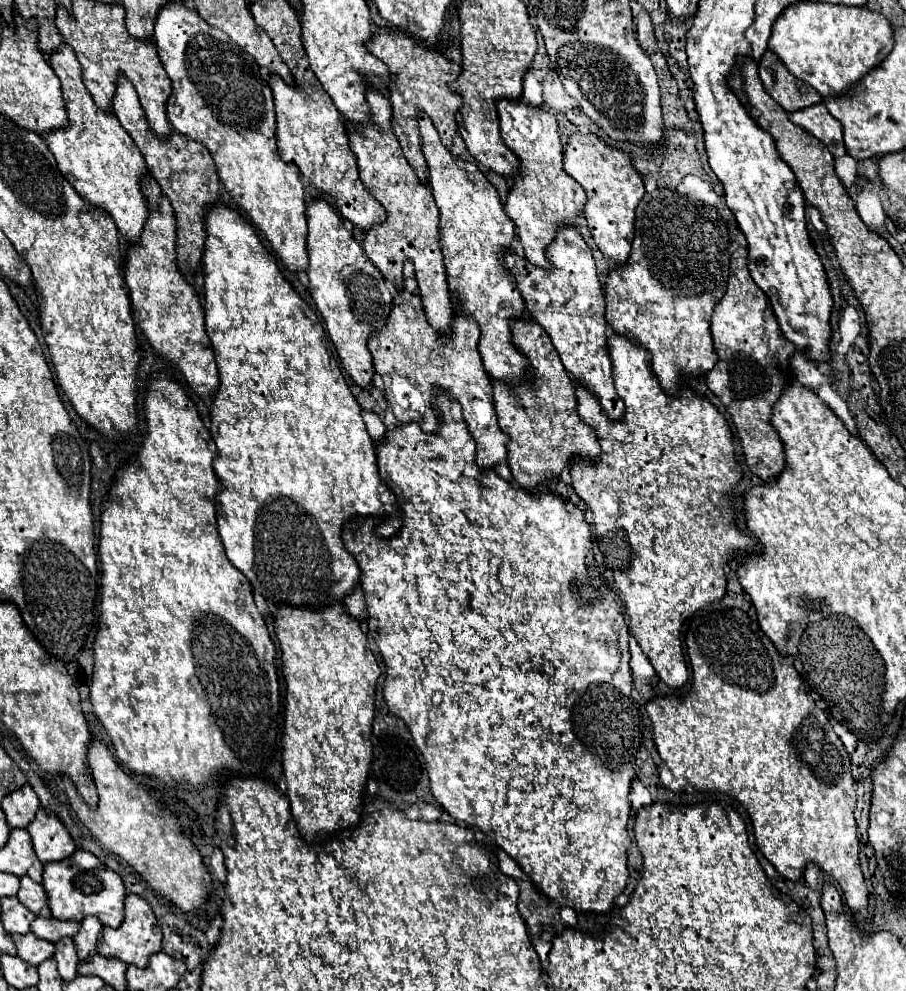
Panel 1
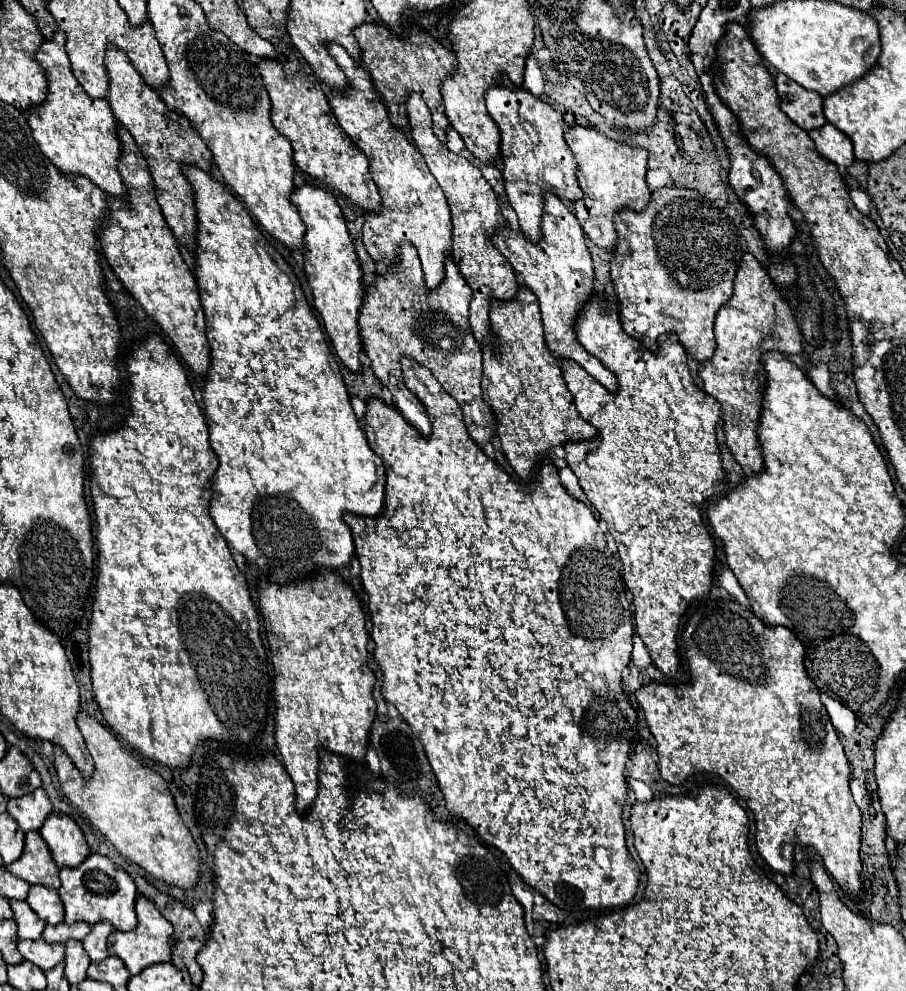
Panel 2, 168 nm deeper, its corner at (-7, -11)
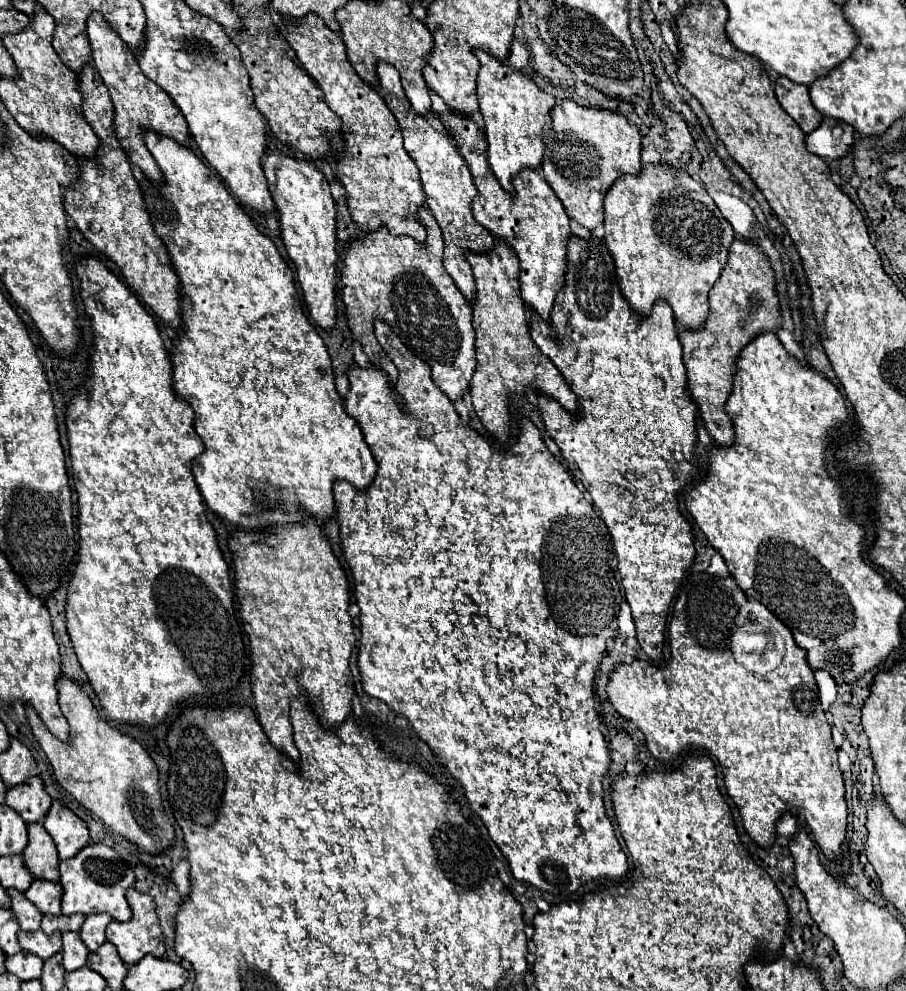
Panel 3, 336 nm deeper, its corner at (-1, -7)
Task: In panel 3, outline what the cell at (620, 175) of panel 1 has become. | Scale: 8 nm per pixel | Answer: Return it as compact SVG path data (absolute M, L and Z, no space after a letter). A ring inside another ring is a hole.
M562 99L550 111L552 129L542 135L544 159L542 175L556 191L566 213L580 225L594 231L604 221L602 199L620 175L638 175L640 165L640 133L622 113L608 109L582 107L572 99Z

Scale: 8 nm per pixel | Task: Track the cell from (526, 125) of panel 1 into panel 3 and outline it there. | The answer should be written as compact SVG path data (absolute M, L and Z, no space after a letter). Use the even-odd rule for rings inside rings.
M474 49L474 55L480 61L478 103L488 139L488 163L500 185L512 193L512 177L522 167L536 169L542 163L542 133L550 131L550 109L556 99L542 91L526 73L510 67L506 61L500 61L482 49Z

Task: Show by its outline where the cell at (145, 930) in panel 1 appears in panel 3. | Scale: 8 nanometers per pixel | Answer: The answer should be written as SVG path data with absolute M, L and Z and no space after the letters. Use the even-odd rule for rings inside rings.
M130 887L126 899L132 907L132 919L128 923L110 923L106 929L106 939L116 945L122 961L130 967L144 955L164 957L162 929L158 927L158 917L154 911L154 901L150 895Z

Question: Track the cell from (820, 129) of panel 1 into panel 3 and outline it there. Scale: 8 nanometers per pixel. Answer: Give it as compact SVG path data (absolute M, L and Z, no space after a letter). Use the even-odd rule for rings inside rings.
M824 119L818 129L806 135L806 147L820 157L842 159L854 143L854 127L836 119ZM834 127L844 127L842 135L834 135Z

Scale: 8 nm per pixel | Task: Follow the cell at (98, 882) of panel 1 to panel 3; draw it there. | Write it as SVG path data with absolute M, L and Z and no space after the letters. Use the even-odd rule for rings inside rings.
M86 845L74 857L60 861L60 883L64 887L62 897L62 915L72 913L110 913L116 921L130 921L132 911L126 901L126 891L136 881L130 865L108 845Z

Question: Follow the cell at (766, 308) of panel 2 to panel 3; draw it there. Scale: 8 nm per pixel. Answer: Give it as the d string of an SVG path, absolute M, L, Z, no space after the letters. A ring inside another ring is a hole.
M734 239L728 251L728 263L720 273L720 279L708 293L710 313L702 327L680 329L680 343L684 347L684 365L688 369L688 391L692 401L704 419L704 425L718 445L732 443L732 423L724 413L726 399L732 391L732 375L738 353L750 339L754 339L764 325L774 333L782 325L778 311L778 297L774 291L774 271L768 257L758 243L746 239Z

